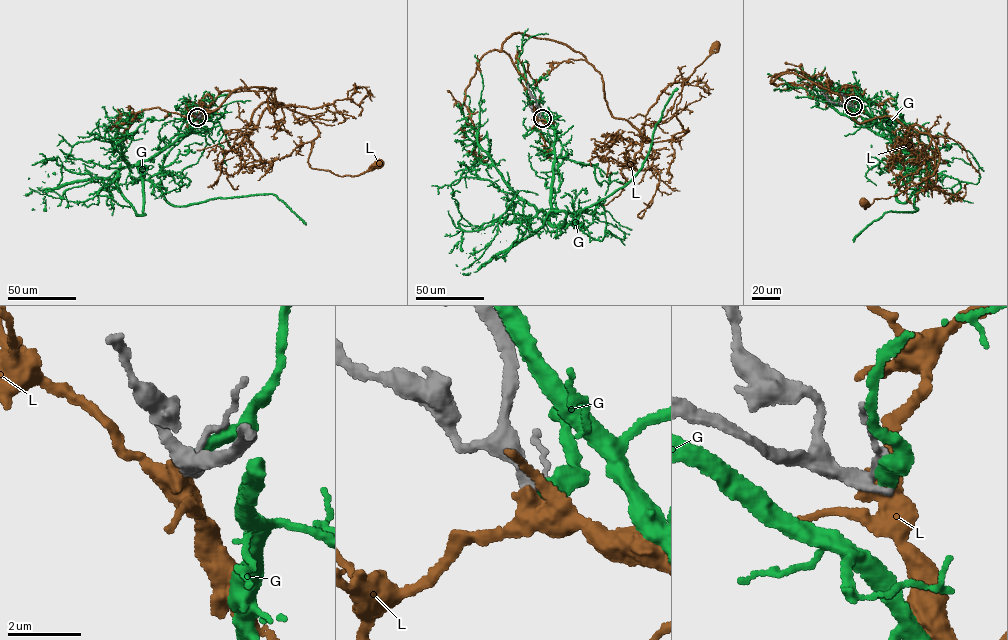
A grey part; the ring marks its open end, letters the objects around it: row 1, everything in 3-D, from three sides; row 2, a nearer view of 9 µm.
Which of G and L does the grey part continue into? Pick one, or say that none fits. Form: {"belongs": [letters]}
{"belongs": []}

